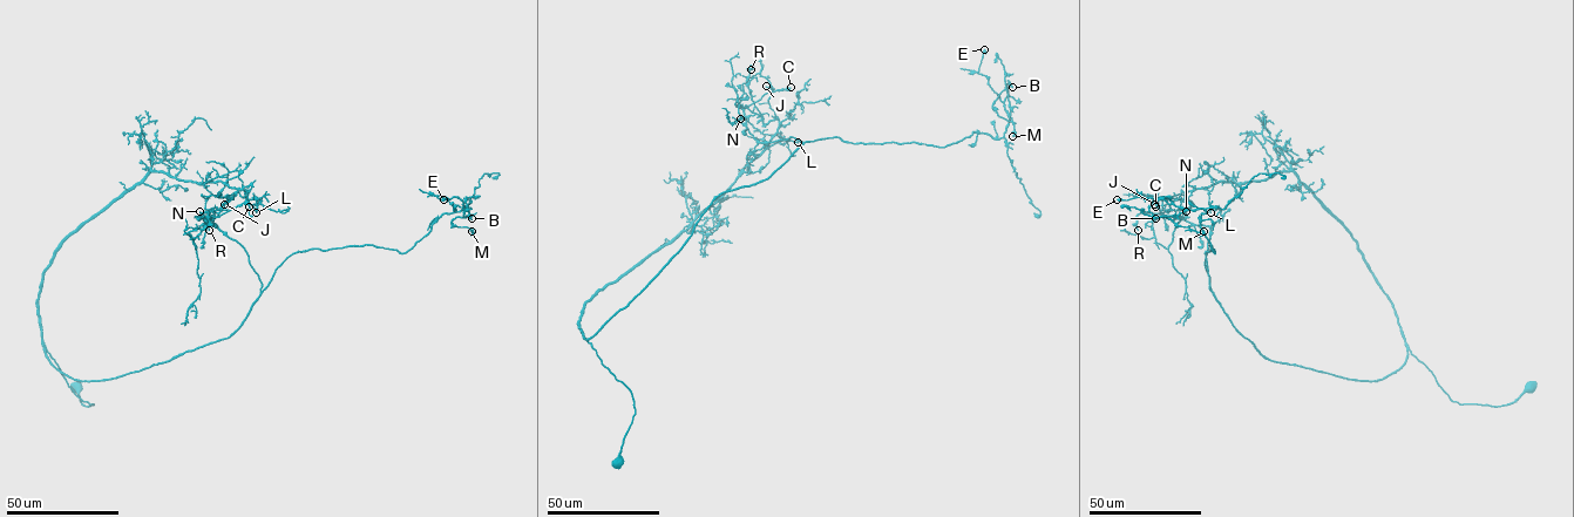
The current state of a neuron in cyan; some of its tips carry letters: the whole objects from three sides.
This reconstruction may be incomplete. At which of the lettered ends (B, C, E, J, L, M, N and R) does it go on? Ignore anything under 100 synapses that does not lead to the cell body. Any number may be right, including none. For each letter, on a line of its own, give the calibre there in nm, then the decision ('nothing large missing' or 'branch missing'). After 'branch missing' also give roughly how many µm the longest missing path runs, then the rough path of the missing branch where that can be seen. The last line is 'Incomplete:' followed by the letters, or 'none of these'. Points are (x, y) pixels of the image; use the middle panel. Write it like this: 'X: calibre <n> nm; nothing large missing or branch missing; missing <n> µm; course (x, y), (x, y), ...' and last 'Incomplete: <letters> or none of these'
B: calibre 240 nm; nothing large missing
C: calibre 140 nm; nothing large missing
E: calibre 480 nm; nothing large missing
J: calibre 140 nm; nothing large missing
L: calibre 140 nm; nothing large missing
M: calibre 360 nm; nothing large missing
N: calibre 130 nm; nothing large missing
R: calibre 150 nm; nothing large missing
Incomplete: none of these

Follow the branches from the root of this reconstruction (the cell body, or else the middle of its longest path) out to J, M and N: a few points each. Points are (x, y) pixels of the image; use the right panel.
J: (1530, 388), (1500, 406), (1453, 401), (1411, 353), (1392, 303), (1351, 233), (1291, 171), (1218, 181), (1154, 204)
M: (1530, 388), (1460, 405), (1409, 348), (1378, 380), (1270, 360), (1209, 288), (1206, 210), (1158, 217), (1203, 231)
N: (1530, 388), (1500, 406), (1453, 401), (1411, 353), (1351, 233), (1291, 171), (1189, 191), (1182, 219), (1186, 211)

